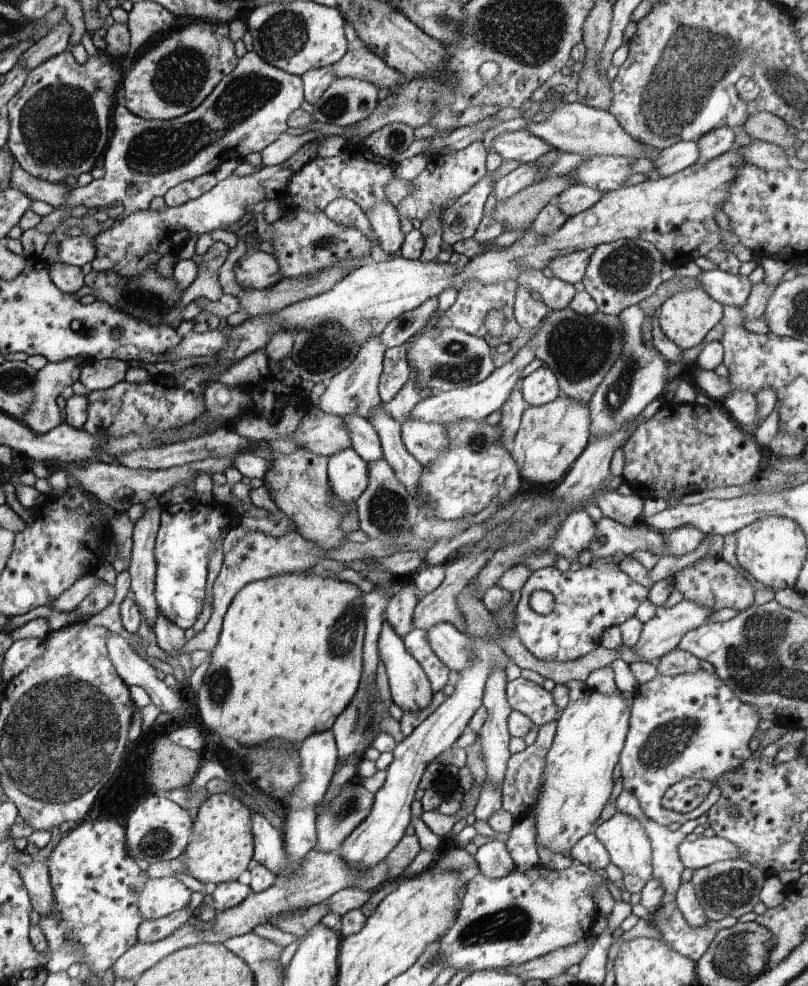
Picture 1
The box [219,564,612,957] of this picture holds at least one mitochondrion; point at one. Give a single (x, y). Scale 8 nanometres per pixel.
(510, 924)

